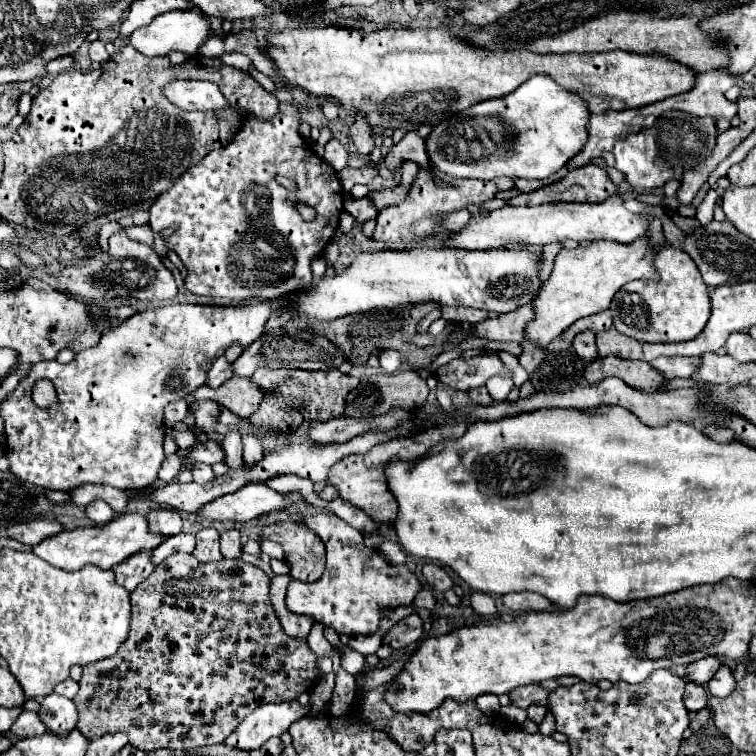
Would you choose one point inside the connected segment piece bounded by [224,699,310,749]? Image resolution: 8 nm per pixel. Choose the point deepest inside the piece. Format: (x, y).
(271, 720)

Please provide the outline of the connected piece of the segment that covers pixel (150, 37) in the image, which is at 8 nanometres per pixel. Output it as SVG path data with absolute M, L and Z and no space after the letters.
M192 5L186 11L168 11L164 15L158 15L150 25L138 27L136 31L132 31L132 43L130 45L146 57L166 55L168 51L180 51L186 55L196 55L200 45L206 41L208 35L210 35L208 17L198 7Z

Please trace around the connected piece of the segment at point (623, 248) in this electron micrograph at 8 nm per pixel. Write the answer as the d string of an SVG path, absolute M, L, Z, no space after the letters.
M648 235L636 243L600 243L578 245L574 249L562 249L554 259L550 279L542 285L538 297L532 303L534 319L524 329L524 341L538 343L544 351L548 343L566 331L574 321L600 313L610 307L614 293L634 279L658 279L654 265L654 251L648 249Z

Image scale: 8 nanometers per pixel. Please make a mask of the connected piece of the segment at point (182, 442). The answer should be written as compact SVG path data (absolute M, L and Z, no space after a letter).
M168 429L168 433L176 439L178 447L192 447L194 445L194 433L192 431L176 431L176 429Z

